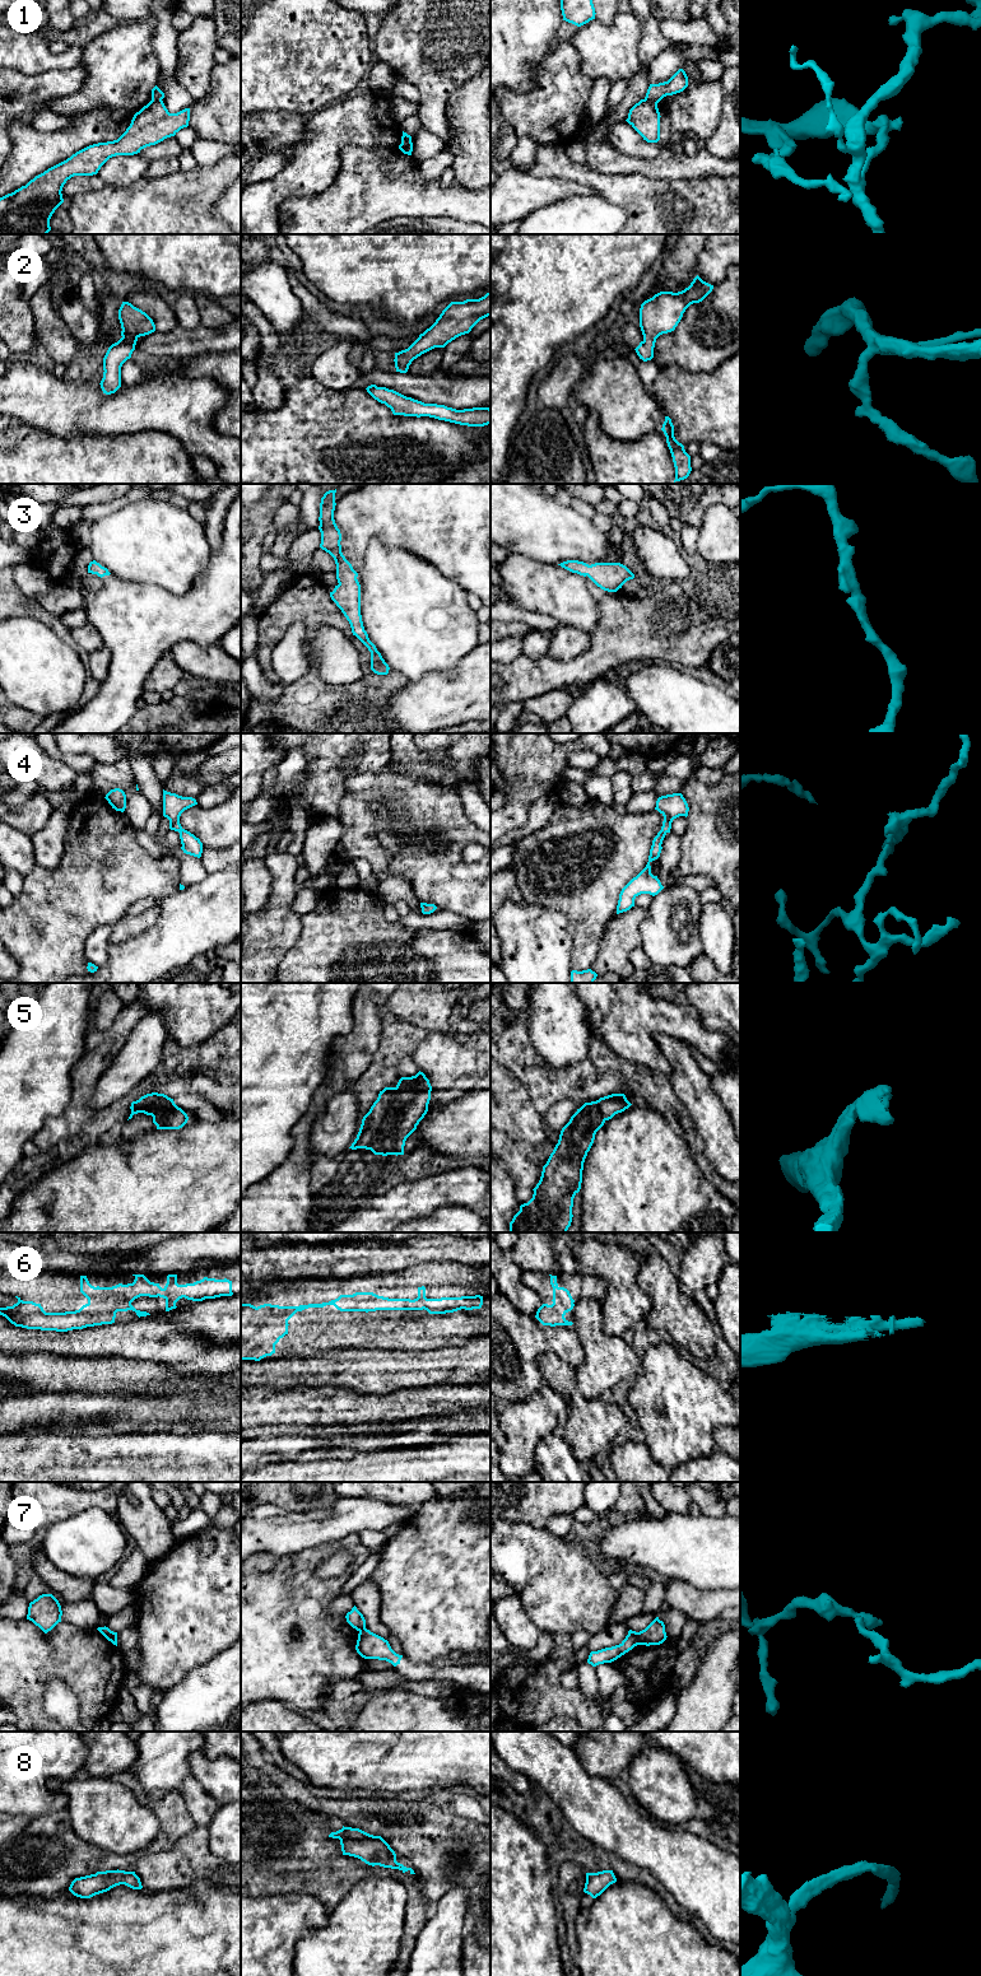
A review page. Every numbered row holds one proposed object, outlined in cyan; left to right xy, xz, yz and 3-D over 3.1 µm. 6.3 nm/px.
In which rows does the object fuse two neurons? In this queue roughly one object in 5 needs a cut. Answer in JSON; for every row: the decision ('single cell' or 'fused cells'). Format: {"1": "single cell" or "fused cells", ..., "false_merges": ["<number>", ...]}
{"1": "fused cells", "2": "single cell", "3": "single cell", "4": "single cell", "5": "single cell", "6": "single cell", "7": "fused cells", "8": "single cell", "false_merges": ["1", "7"]}

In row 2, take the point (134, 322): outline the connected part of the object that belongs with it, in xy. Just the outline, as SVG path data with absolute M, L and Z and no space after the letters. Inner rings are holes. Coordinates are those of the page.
M122 302L118 320L122 337L108 348L103 358L104 372L99 385L106 395L115 393L121 387L121 367L131 358L138 339L155 331L153 320L129 302Z

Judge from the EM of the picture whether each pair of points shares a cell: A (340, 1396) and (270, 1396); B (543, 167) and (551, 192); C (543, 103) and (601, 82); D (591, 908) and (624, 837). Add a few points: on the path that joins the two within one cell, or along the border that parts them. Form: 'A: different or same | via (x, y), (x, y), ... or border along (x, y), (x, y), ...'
A: same | via (322, 1399), (288, 1399)
B: different | border along (516, 169), (538, 176), (558, 176), (575, 182)
C: different | border along (594, 79), (585, 113)
D: same | via (591, 890), (603, 877), (603, 874), (617, 854)

